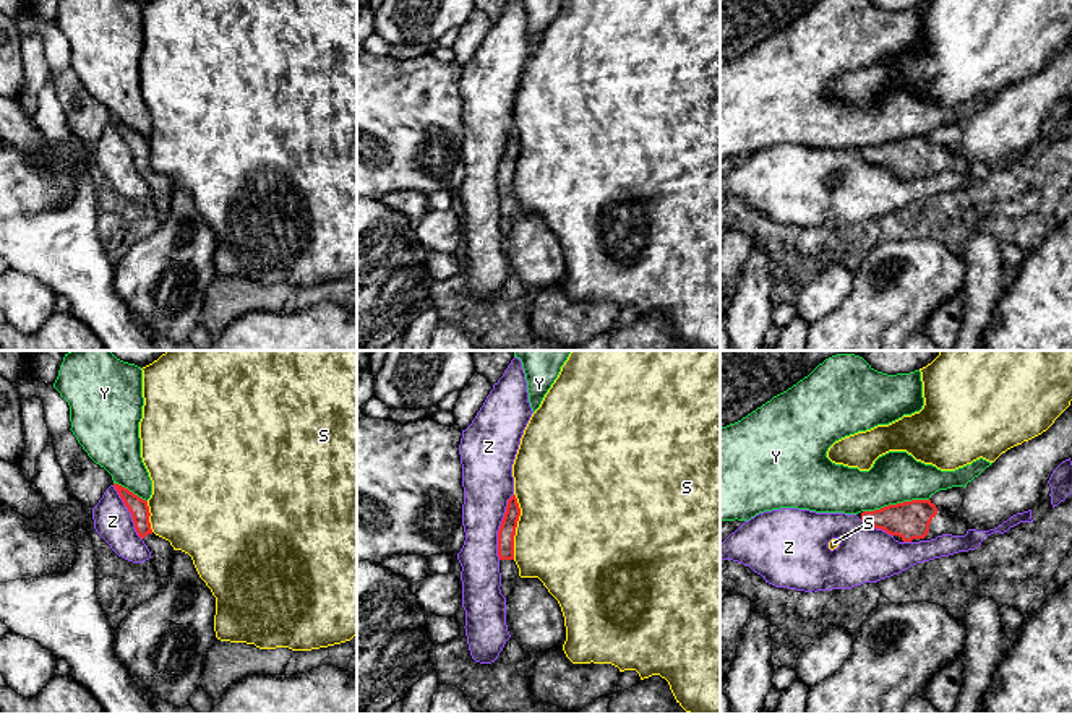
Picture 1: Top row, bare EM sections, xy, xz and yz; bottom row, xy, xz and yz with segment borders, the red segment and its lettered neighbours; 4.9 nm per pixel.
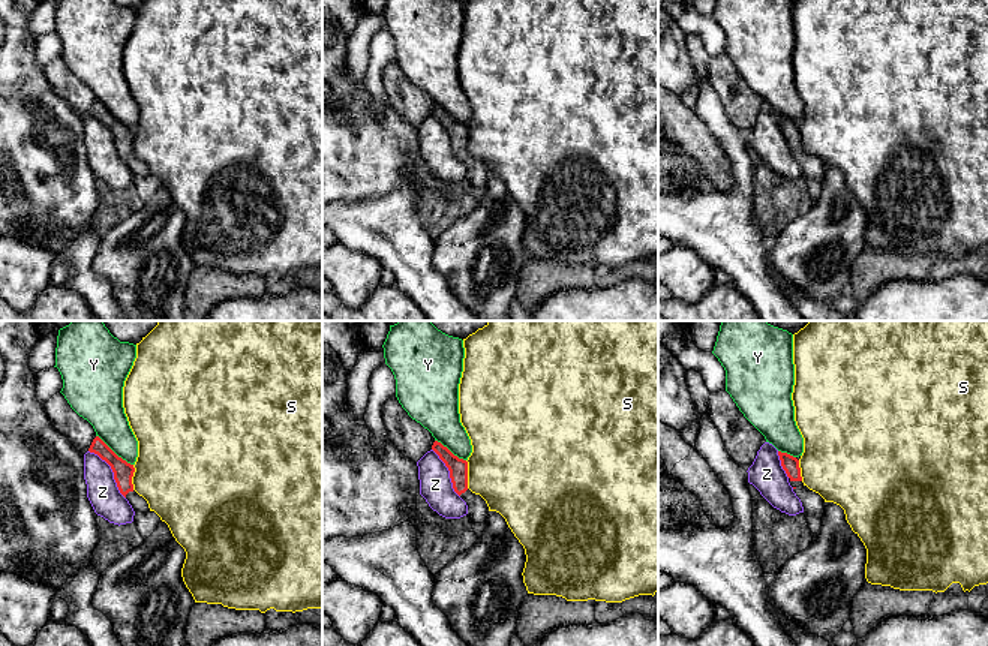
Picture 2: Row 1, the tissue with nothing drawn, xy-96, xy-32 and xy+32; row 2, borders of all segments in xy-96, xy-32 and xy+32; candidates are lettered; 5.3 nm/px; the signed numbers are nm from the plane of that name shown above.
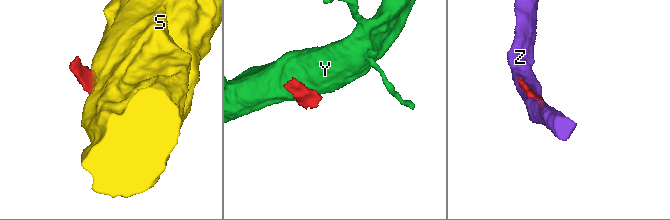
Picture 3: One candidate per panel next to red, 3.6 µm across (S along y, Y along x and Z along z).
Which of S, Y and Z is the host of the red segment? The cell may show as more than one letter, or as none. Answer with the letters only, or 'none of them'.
none of them

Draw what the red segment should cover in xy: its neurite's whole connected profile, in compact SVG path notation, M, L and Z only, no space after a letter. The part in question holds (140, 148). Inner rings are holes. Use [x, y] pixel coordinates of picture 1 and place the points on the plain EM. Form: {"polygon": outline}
{"polygon": "M114 120L125 143L131 149L135 166L138 172L144 177L151 188L151 198L159 211L159 214L167 214L170 209L170 200L174 195L174 183L169 177L156 172L149 159L149 143L148 138L130 128L128 125Z"}

